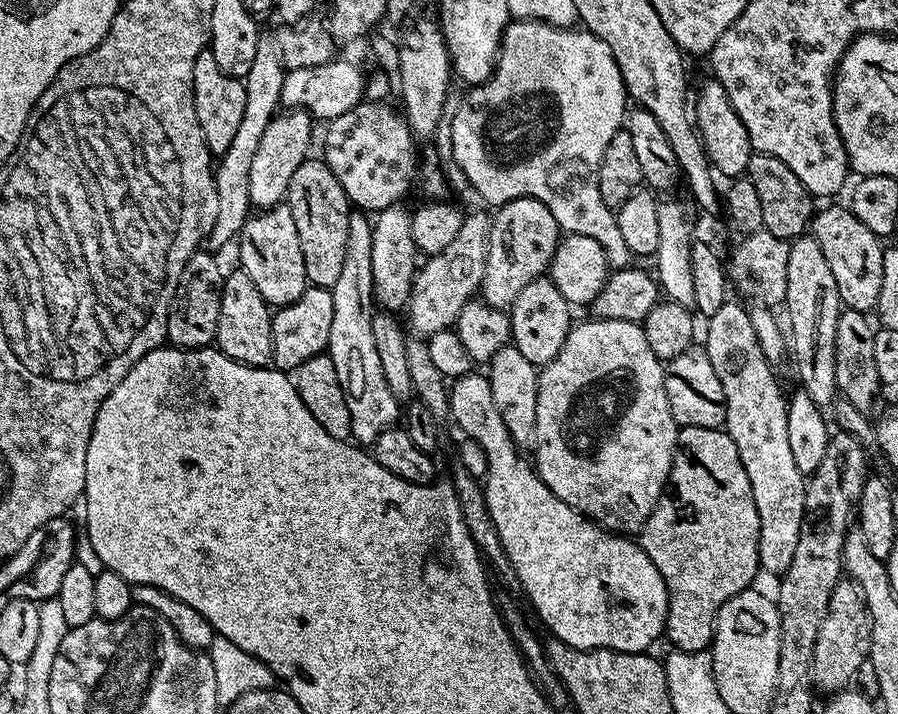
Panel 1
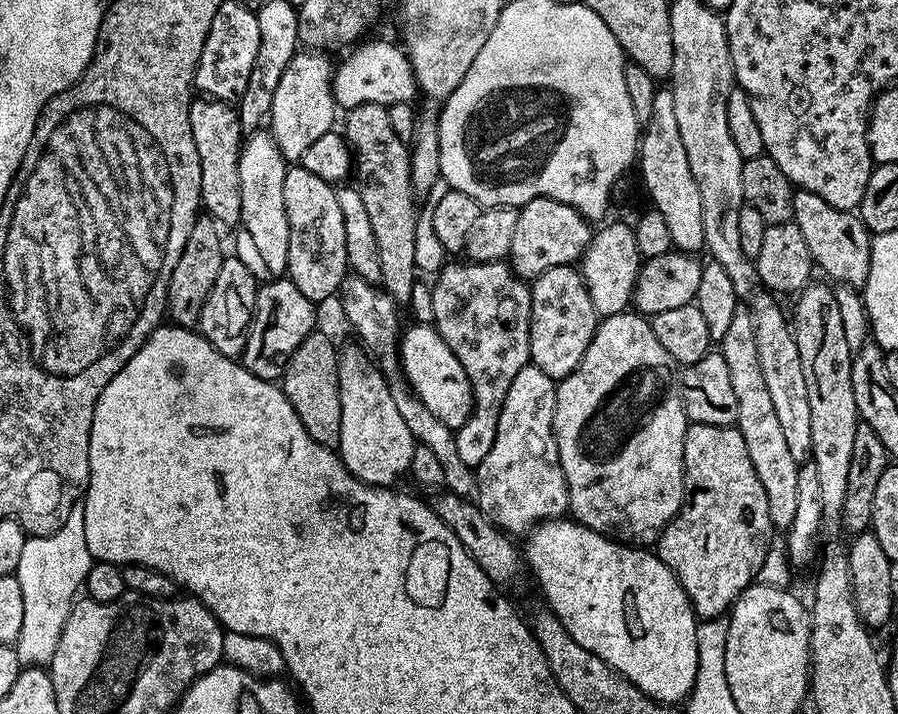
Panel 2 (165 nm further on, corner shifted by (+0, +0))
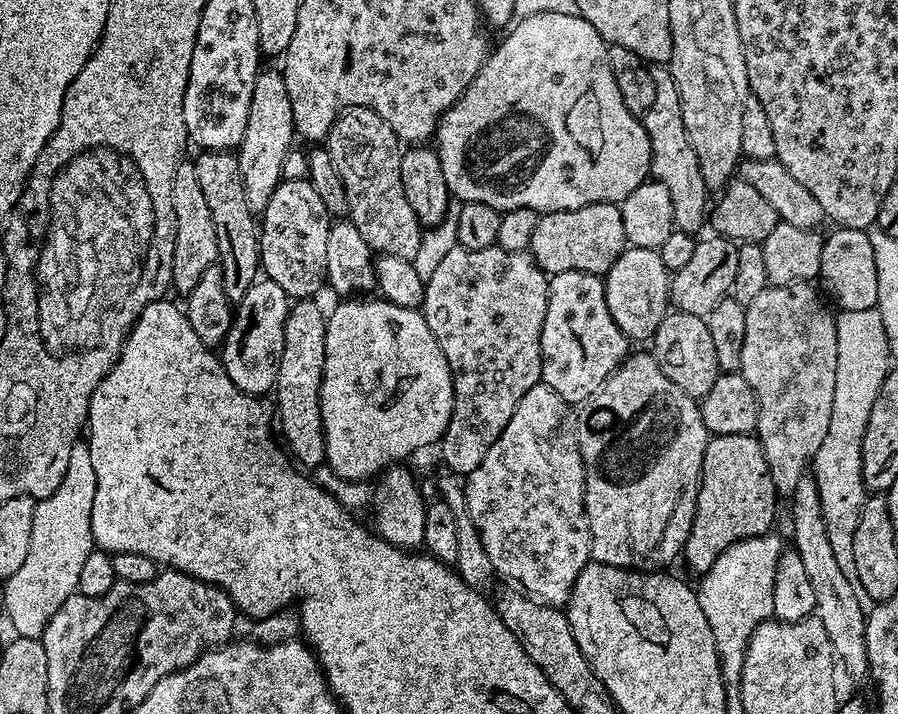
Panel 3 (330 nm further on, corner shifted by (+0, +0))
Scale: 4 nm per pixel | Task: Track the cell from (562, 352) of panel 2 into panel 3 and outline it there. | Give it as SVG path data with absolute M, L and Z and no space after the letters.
M570 270L549 279L546 322L542 322L543 383L565 398L571 392L595 390L624 363L630 352L628 344L629 337L610 314L604 281L597 273Z

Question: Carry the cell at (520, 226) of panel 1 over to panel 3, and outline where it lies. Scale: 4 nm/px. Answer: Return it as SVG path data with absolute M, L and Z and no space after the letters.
M609 202L582 206L578 210L558 210L557 212L543 213L534 226L534 238L530 245L530 251L540 268L549 274L569 272L570 270L607 274L610 266L614 266L614 262L624 252L625 247L623 214L615 203Z

